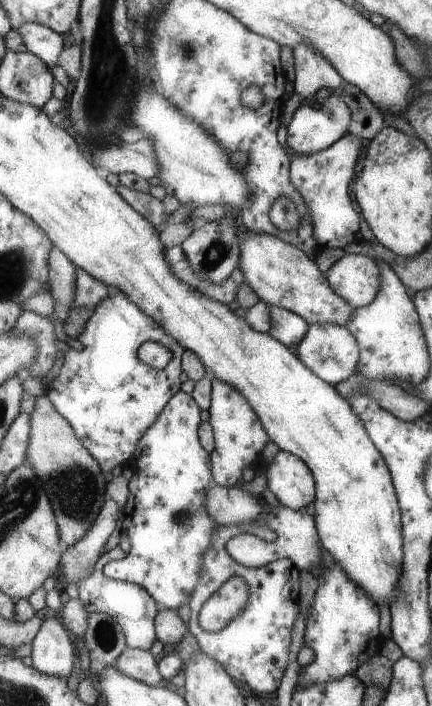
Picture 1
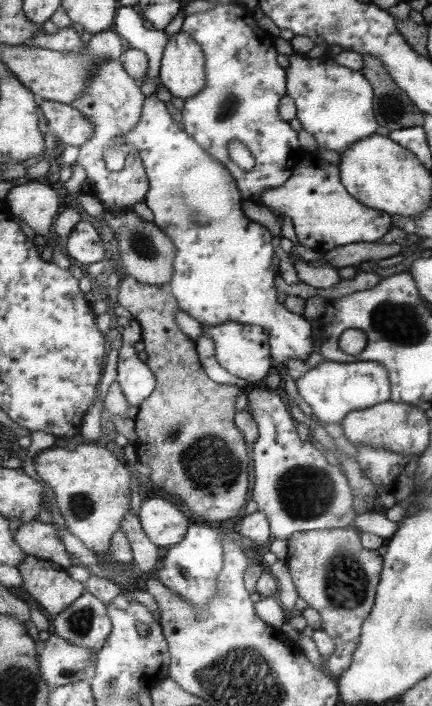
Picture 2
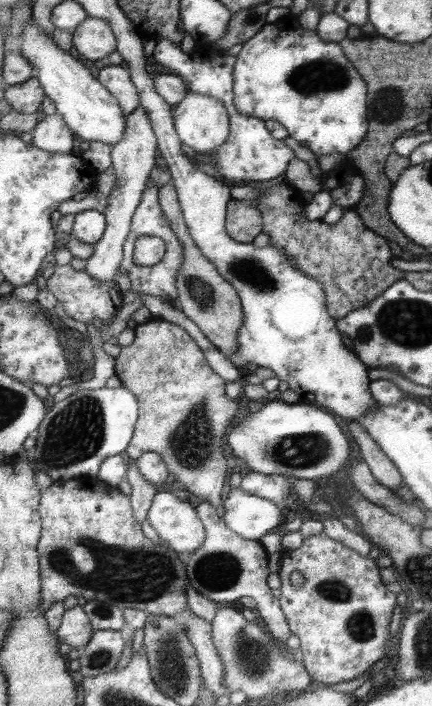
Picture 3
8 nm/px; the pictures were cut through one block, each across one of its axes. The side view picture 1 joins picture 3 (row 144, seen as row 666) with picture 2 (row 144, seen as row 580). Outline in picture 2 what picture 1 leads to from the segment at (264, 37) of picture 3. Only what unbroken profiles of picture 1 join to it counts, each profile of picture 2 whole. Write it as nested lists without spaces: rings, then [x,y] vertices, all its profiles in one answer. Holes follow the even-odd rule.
[[[333,52],[323,58],[311,58],[311,54],[289,56],[289,96],[297,102],[299,122],[321,148],[337,152],[339,156],[359,140],[375,134],[377,120],[373,114],[373,86],[355,70],[349,70],[333,60]]]

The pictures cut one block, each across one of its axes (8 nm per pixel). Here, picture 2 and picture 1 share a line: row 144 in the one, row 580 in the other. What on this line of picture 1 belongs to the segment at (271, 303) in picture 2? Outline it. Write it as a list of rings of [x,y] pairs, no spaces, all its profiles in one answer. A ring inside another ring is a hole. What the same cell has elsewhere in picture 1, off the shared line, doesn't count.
[[[179,392],[165,412],[157,420],[157,424],[141,438],[137,446],[137,454],[131,458],[131,468],[135,476],[129,482],[129,496],[123,512],[123,530],[131,536],[133,550],[127,552],[125,560],[115,560],[105,566],[105,574],[119,582],[141,584],[153,594],[153,598],[167,610],[179,610],[185,602],[189,602],[201,584],[205,554],[213,544],[213,536],[219,528],[219,522],[209,514],[209,492],[211,484],[215,484],[213,476],[213,454],[201,442],[201,406],[193,394]]]

